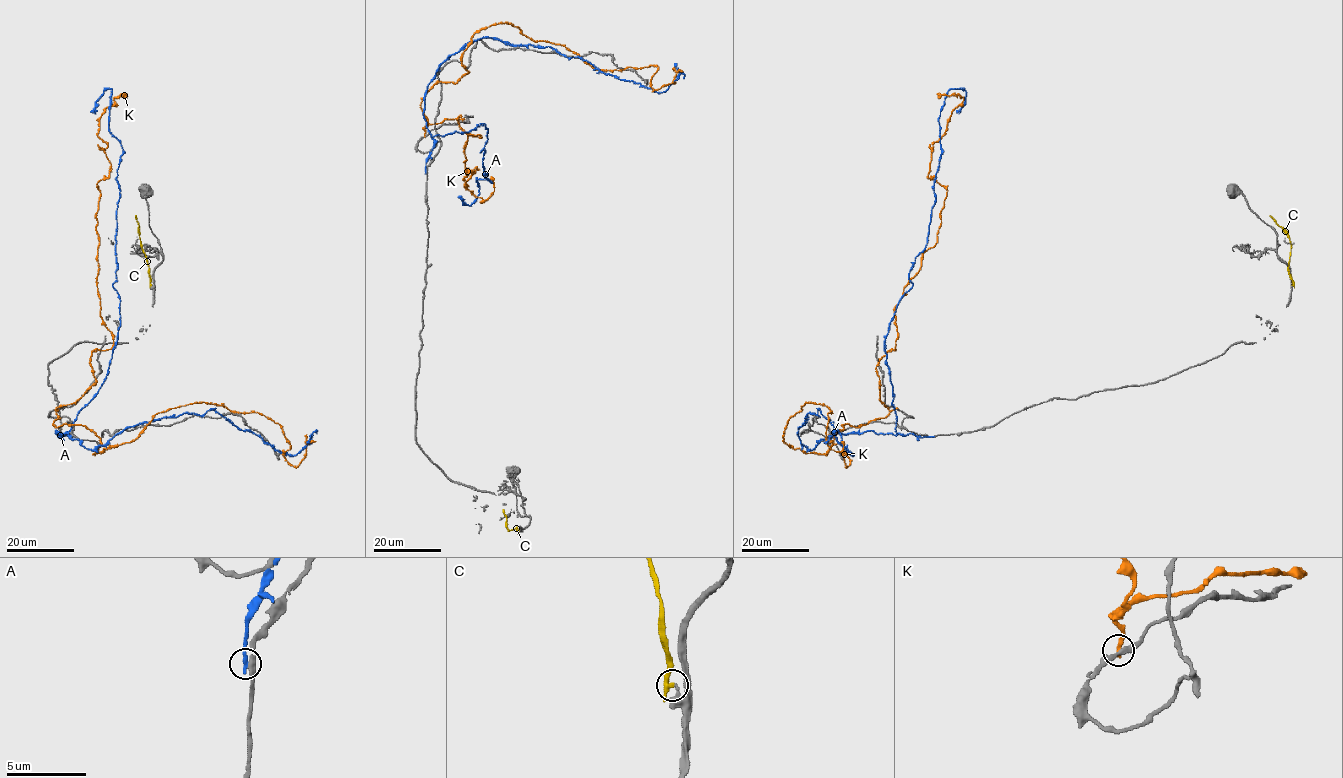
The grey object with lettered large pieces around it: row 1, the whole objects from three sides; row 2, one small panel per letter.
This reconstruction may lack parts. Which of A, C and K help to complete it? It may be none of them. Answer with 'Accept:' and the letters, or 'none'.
Accept: none

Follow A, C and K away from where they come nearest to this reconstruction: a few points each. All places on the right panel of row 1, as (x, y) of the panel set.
A: (932, 436), (896, 432), (885, 340), (927, 244), (938, 117), (950, 89), (965, 92), (956, 113)
C: (1291, 284), (1288, 265), (1290, 238), (1269, 215)
K: (896, 408), (842, 425), (824, 454), (783, 436), (806, 403), (824, 405), (826, 441), (847, 466), (828, 434)

